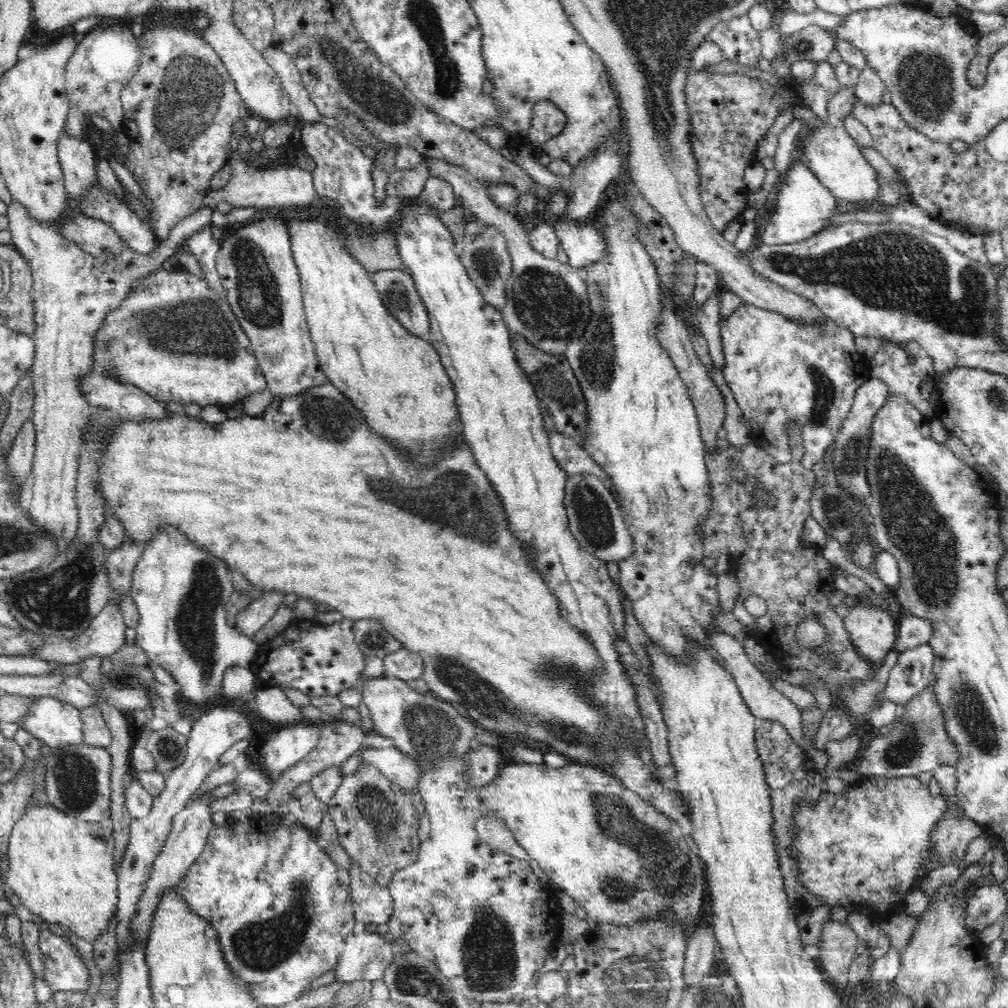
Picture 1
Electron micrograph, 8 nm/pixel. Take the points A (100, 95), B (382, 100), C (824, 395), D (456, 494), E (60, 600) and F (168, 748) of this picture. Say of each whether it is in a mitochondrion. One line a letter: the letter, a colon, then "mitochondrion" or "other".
A: other
B: mitochondrion
C: mitochondrion
D: mitochondrion
E: mitochondrion
F: mitochondrion

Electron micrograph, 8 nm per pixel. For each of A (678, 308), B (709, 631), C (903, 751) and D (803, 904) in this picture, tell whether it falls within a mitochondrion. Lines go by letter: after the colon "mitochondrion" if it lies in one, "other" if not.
A: other
B: other
C: mitochondrion
D: mitochondrion

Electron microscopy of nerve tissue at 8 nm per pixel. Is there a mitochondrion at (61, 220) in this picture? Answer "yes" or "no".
no

